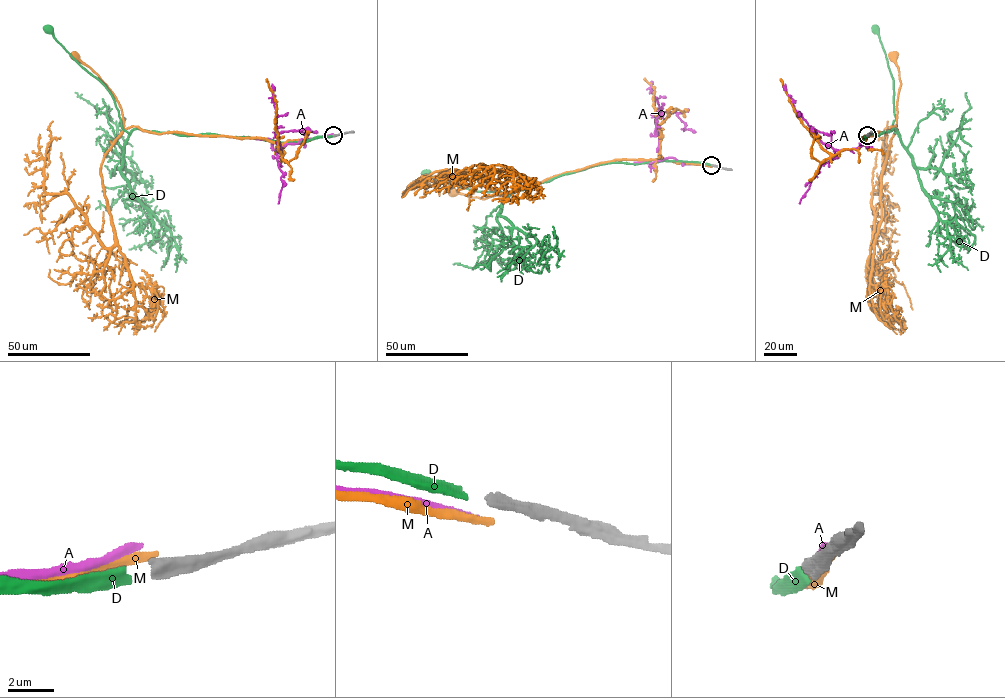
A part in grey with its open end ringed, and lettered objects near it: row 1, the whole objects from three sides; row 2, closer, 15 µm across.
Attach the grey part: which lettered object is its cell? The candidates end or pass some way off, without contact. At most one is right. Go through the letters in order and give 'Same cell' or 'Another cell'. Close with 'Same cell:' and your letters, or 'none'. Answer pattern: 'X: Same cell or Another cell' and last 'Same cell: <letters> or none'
A: Another cell
D: Same cell
M: Another cell
Same cell: D

